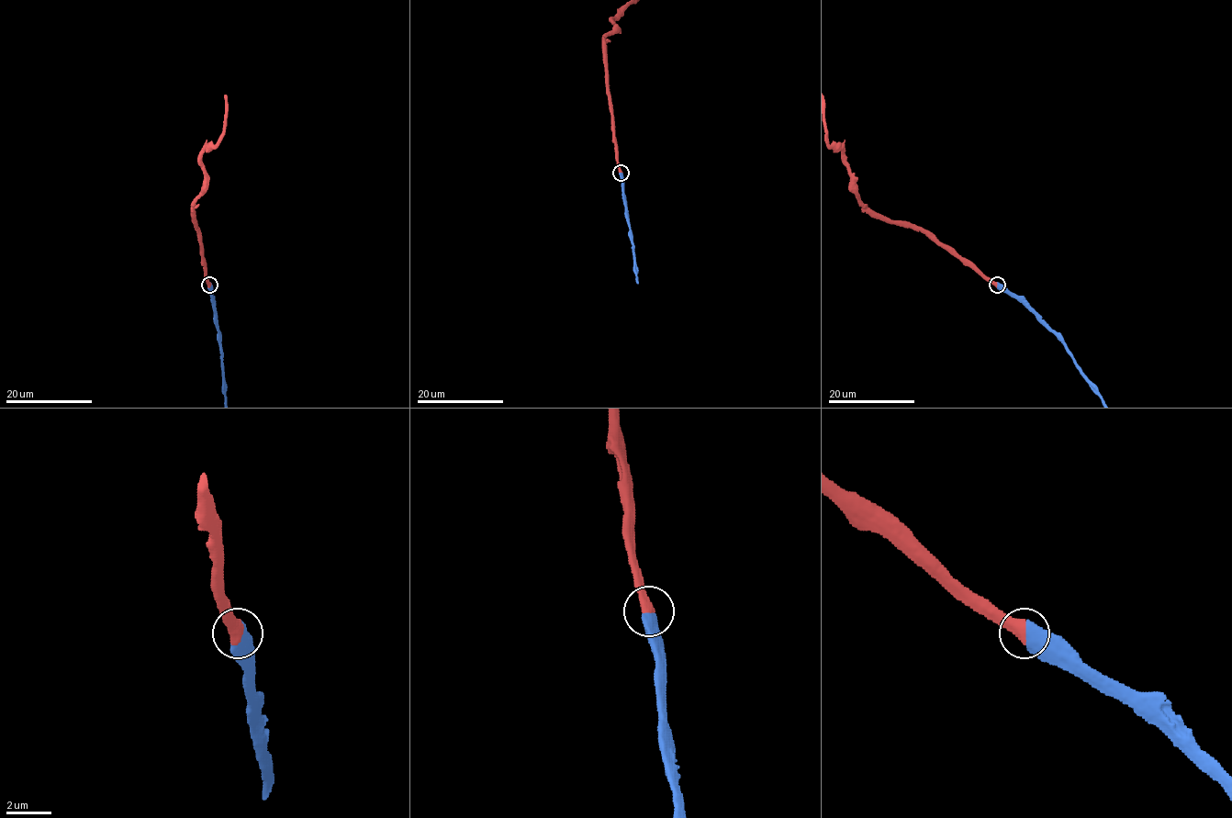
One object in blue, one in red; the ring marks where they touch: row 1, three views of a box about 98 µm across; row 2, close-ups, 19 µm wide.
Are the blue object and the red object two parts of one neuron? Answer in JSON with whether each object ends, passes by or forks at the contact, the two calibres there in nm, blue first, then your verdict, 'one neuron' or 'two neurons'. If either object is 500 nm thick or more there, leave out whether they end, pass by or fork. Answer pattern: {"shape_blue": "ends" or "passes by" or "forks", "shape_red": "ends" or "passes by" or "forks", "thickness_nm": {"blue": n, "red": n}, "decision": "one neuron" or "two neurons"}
{"thickness_nm": {"blue": 650, "red": 550}, "decision": "one neuron"}

